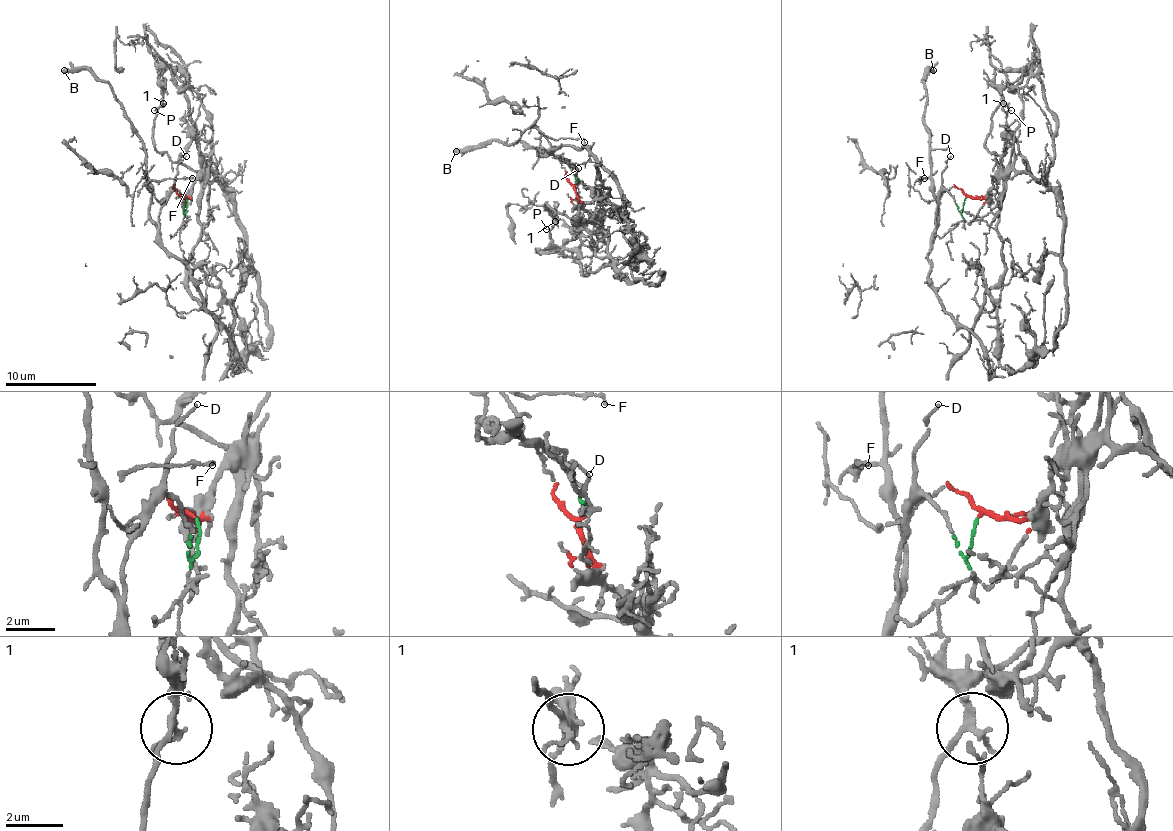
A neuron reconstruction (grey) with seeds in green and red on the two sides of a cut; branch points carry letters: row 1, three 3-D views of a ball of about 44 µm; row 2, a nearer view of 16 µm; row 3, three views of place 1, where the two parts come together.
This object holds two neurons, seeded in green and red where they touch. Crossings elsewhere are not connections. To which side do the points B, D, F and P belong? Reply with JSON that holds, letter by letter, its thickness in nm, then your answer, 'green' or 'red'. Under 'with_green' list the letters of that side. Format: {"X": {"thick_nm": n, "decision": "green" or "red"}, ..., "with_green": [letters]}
{"B": {"thick_nm": 280, "decision": "green"}, "D": {"thick_nm": 100, "decision": "green"}, "F": {"thick_nm": 130, "decision": "green"}, "P": {"thick_nm": 110, "decision": "green"}, "with_green": ["B", "D", "F", "P"]}

